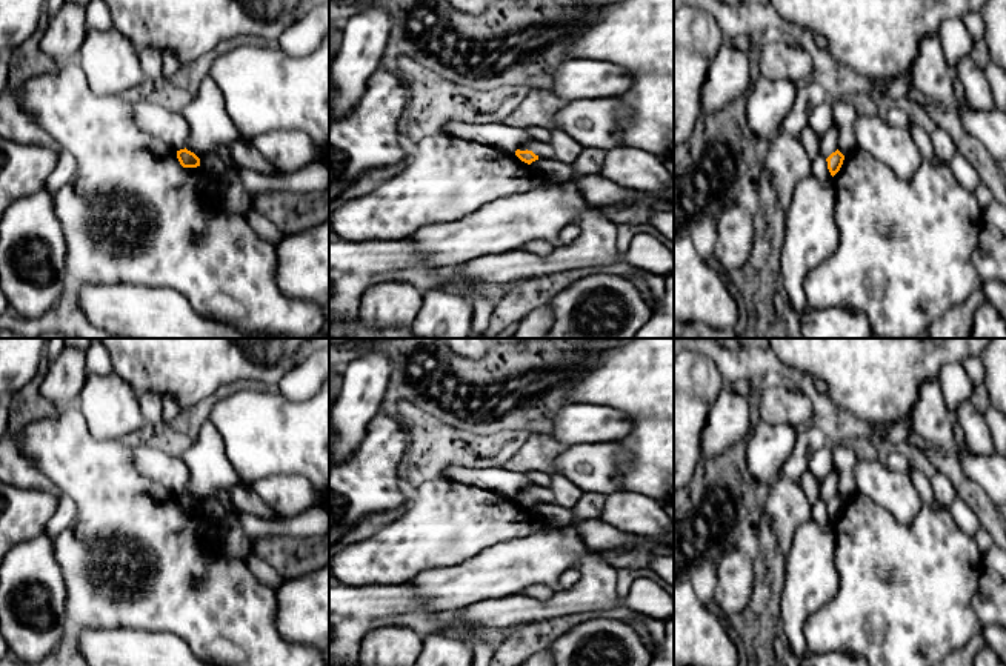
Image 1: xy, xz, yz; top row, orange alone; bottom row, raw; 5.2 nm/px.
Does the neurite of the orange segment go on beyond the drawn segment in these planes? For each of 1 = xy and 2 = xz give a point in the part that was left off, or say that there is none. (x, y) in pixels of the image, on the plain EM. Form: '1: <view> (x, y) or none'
1: none
2: none

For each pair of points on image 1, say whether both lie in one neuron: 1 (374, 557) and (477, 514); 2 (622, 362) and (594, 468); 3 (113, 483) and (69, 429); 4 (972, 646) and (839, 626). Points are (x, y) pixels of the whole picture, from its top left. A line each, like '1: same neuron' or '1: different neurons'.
1: same neuron
2: different neurons
3: same neuron
4: different neurons

